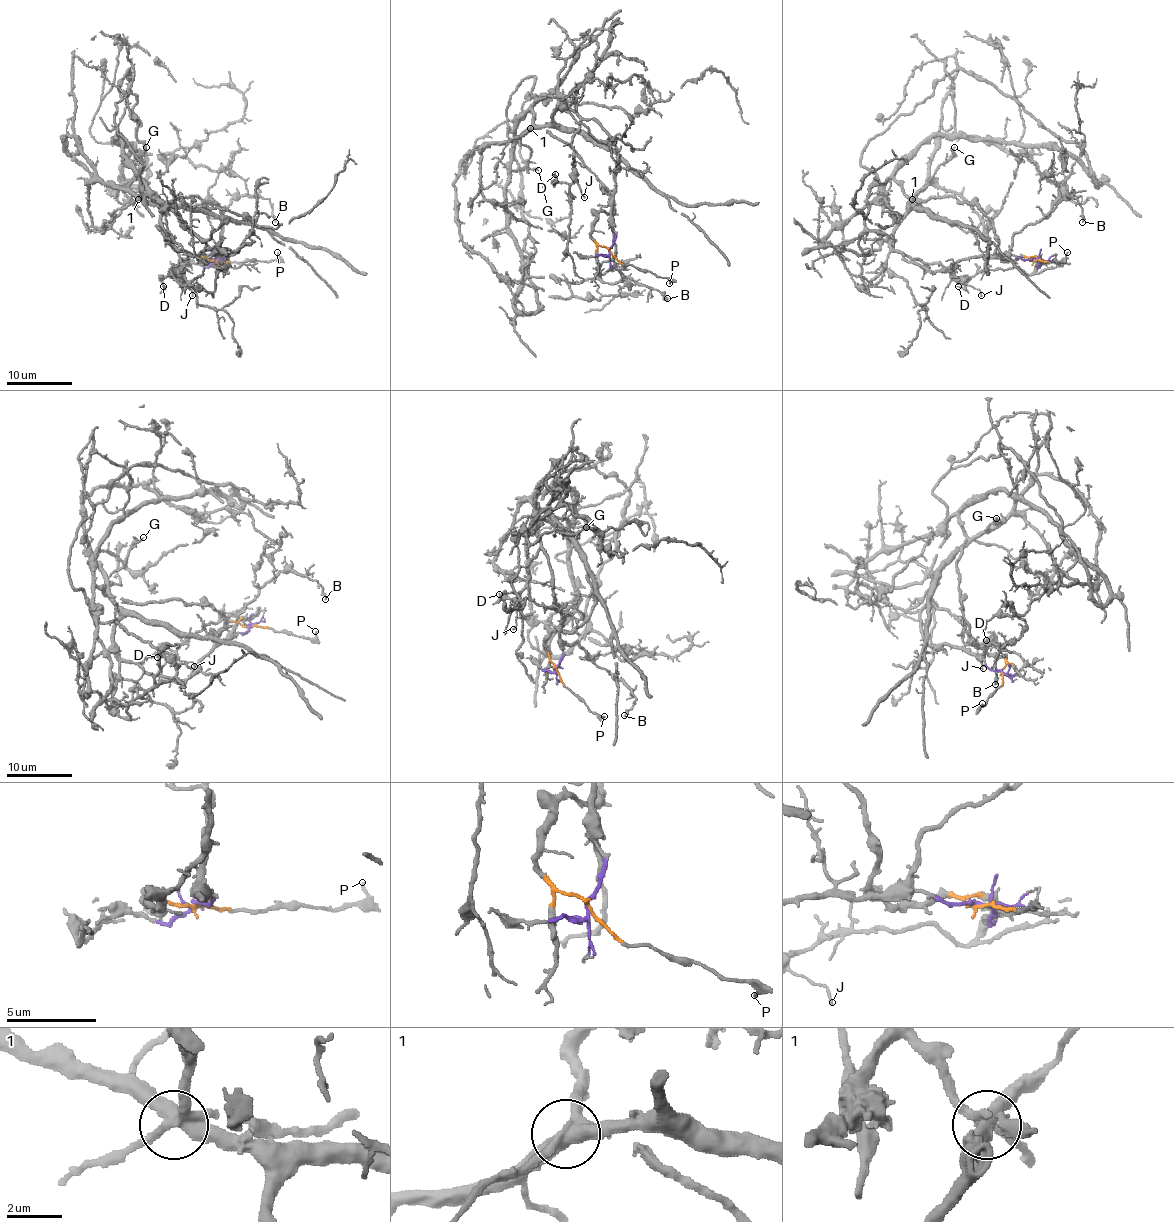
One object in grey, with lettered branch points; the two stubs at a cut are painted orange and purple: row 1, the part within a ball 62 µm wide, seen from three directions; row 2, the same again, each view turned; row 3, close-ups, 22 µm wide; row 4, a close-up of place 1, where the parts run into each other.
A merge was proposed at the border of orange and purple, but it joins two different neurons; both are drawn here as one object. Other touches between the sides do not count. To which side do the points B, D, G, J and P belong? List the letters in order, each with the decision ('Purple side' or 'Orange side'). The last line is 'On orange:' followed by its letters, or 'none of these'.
B: Purple side
D: Purple side
G: Purple side
J: Purple side
P: Orange side
On orange: P

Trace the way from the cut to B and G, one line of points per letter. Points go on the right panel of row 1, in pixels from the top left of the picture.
B: (1034, 260), (1014, 256), (1011, 238), (1039, 222), (1068, 196), (1081, 207), (1083, 222)
G: (1034, 260), (972, 256), (929, 271), (894, 248), (894, 232), (910, 201), (951, 157), (954, 147)

